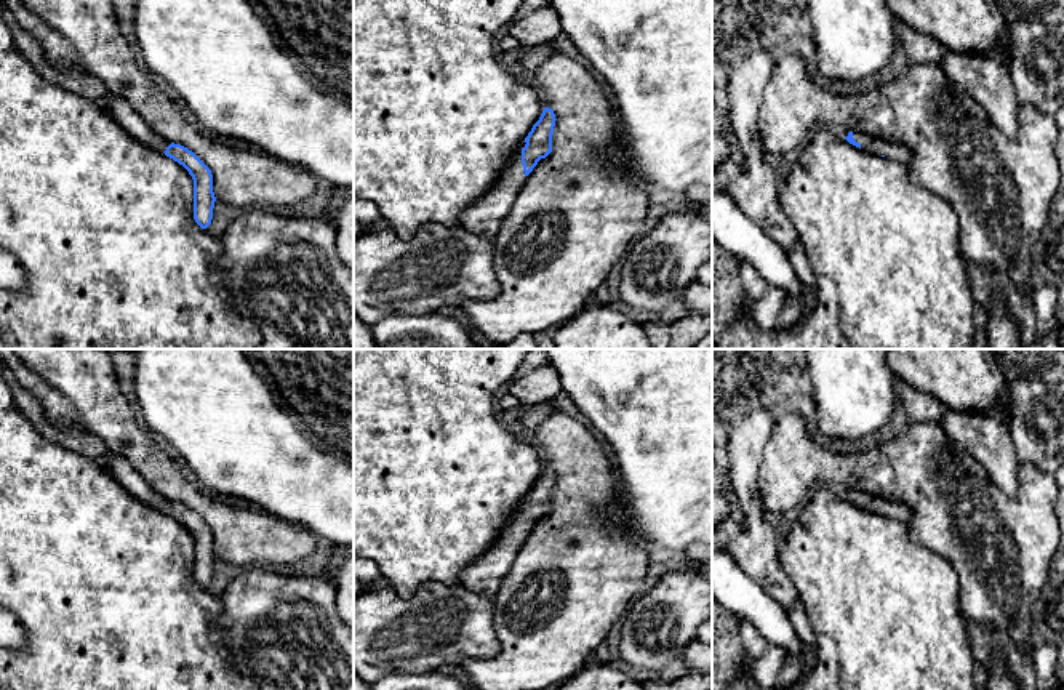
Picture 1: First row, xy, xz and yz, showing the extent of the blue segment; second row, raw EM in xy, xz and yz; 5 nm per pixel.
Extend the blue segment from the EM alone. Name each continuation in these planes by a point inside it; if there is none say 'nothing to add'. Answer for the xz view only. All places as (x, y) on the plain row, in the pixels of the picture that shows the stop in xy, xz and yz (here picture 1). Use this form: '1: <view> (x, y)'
1: xz (484, 575)

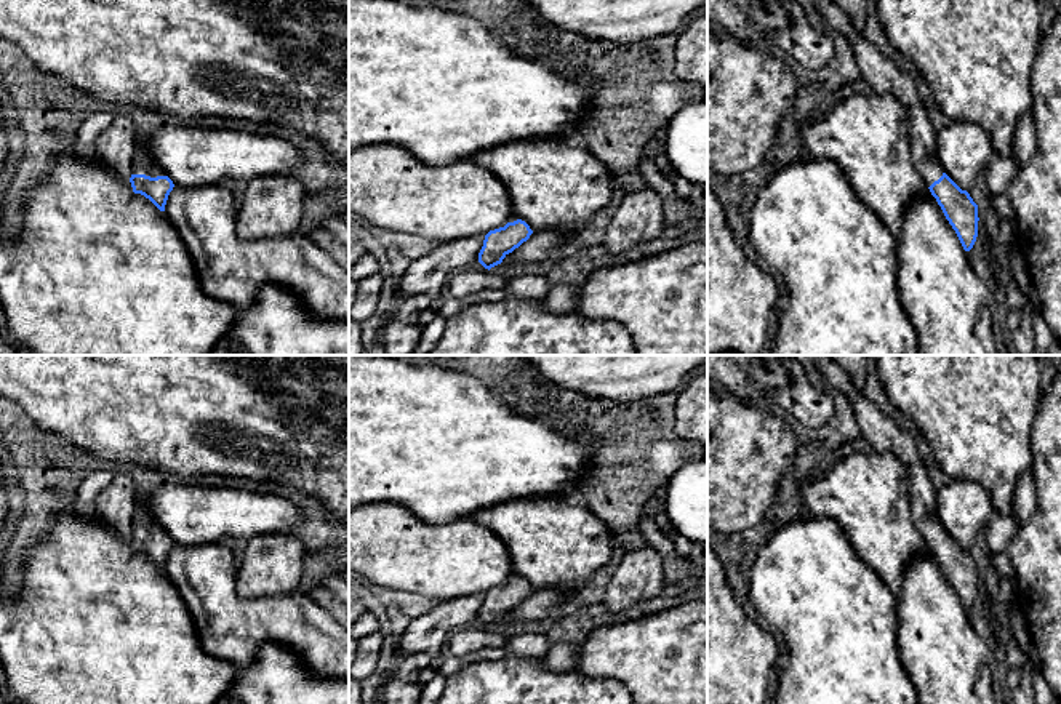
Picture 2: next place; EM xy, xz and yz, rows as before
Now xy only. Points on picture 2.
1: xy (143, 522)

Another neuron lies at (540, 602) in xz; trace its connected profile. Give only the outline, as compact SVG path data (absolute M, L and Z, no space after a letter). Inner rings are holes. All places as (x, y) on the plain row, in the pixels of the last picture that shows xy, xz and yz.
M557 589L533 590L526 600L523 600L512 611L506 613L501 622L510 621L541 621L549 611L555 608L568 608L571 600L568 594Z

